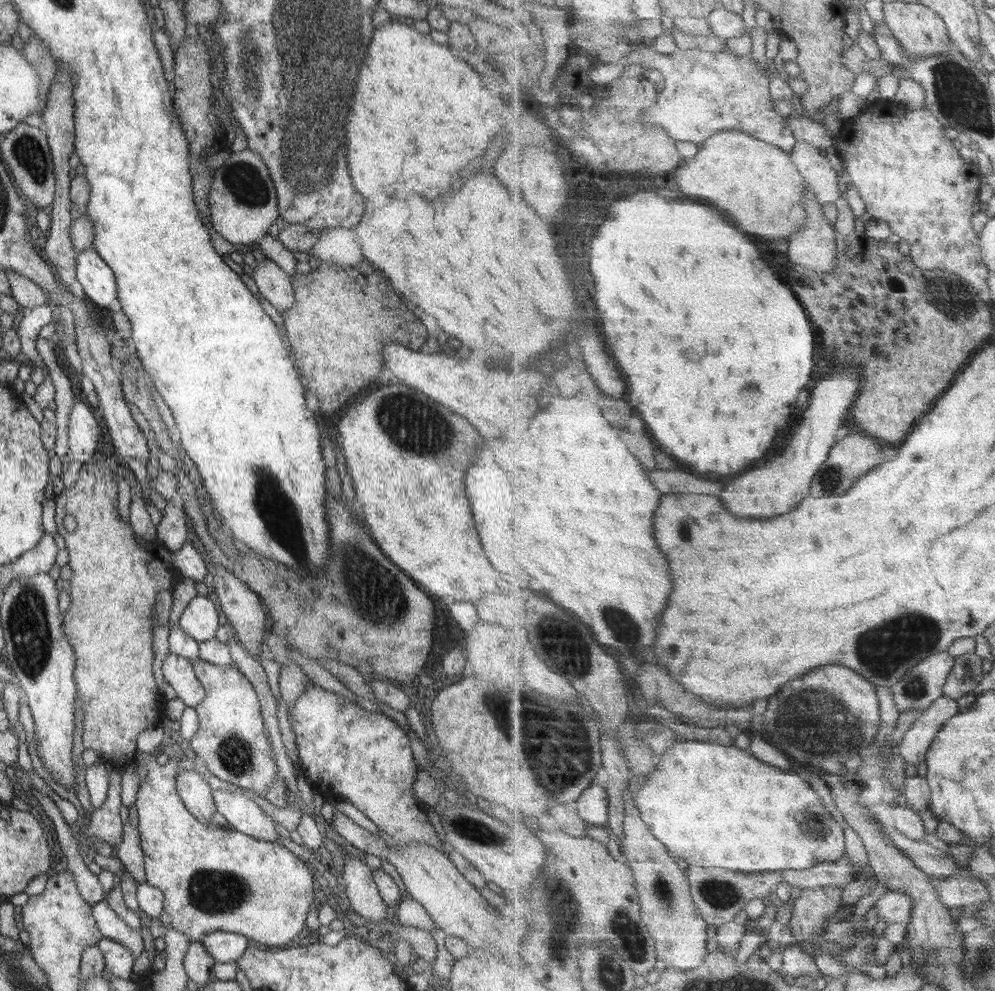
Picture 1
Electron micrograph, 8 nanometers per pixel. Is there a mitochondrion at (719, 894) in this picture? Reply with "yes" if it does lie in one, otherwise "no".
yes

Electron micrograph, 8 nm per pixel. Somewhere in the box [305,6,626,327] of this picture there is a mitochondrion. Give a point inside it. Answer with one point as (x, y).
(364, 89)

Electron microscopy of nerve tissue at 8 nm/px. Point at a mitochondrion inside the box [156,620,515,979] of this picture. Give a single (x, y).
(212, 892)

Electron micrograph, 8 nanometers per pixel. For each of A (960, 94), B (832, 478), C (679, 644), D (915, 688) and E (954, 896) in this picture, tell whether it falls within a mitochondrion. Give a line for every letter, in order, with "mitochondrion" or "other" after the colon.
A: mitochondrion
B: mitochondrion
C: other
D: mitochondrion
E: other

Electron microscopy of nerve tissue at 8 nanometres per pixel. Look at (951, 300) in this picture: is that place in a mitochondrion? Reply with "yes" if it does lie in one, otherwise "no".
yes

